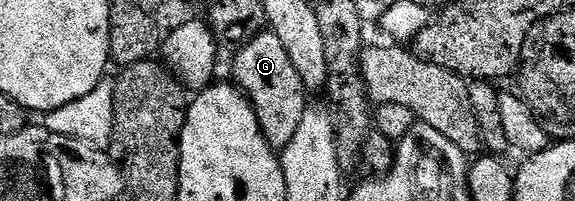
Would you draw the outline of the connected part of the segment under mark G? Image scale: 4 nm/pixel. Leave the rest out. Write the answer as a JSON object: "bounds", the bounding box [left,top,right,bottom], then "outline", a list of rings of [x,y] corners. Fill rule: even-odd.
{"bounds":[233,31,308,151],"outline":[[[263,31],[257,33],[248,44],[241,46],[234,57],[234,78],[233,84],[245,93],[250,105],[254,108],[256,119],[260,123],[260,131],[264,139],[276,151],[284,150],[288,143],[296,136],[296,130],[300,128],[300,119],[304,119],[304,111],[308,107],[308,90],[301,81],[300,73],[296,71],[295,64],[292,63],[291,56],[284,51],[284,46],[273,31]]]}

